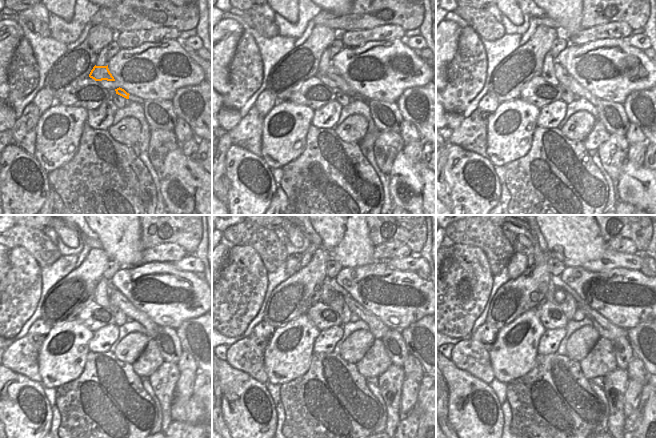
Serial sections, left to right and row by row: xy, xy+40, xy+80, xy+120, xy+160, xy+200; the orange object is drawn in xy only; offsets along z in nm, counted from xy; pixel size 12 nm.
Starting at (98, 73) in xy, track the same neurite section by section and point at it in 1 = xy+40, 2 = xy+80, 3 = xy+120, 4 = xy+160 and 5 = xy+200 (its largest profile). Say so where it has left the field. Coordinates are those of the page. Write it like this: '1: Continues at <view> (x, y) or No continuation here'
1: Continues at xy+40 (333, 73)
2: Continues at xy+80 (562, 75)
3: Continues at xy+120 (117, 298)
4: Continues at xy+160 (376, 326)
5: Continues at xy+200 (606, 329)

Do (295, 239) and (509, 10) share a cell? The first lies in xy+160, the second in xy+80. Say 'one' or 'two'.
one

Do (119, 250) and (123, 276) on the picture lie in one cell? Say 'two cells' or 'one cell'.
two cells

